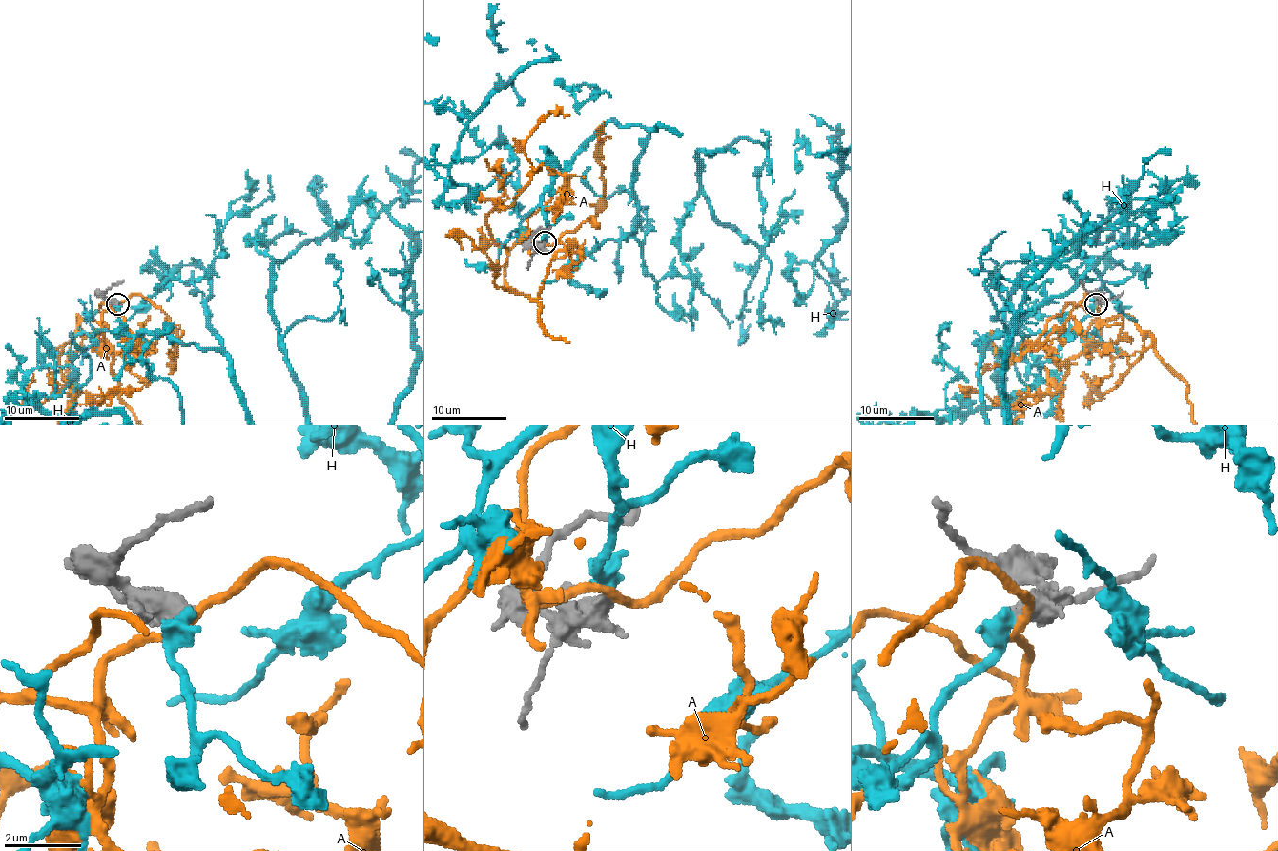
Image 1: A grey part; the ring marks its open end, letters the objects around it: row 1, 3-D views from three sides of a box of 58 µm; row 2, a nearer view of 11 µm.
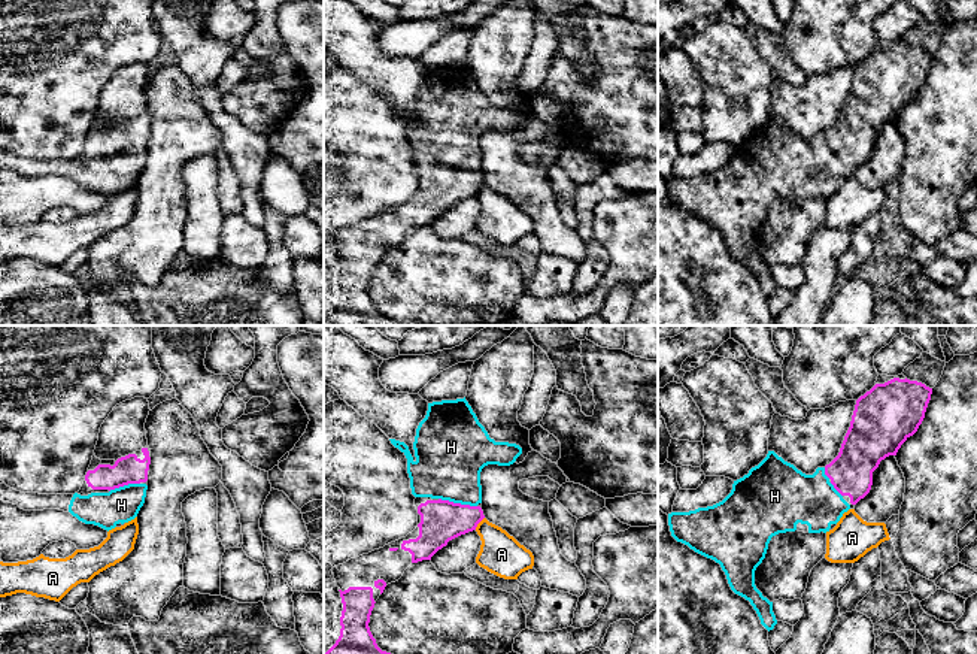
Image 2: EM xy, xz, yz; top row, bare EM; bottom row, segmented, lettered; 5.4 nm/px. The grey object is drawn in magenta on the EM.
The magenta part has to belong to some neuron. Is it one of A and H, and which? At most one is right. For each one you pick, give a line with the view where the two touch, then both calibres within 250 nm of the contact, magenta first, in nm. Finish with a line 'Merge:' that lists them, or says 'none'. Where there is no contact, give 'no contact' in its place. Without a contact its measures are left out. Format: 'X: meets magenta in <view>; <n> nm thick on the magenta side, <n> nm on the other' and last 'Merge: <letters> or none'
H: meets magenta in xz; 220 nm thick on the magenta side, 360 nm on the other
Merge: H

